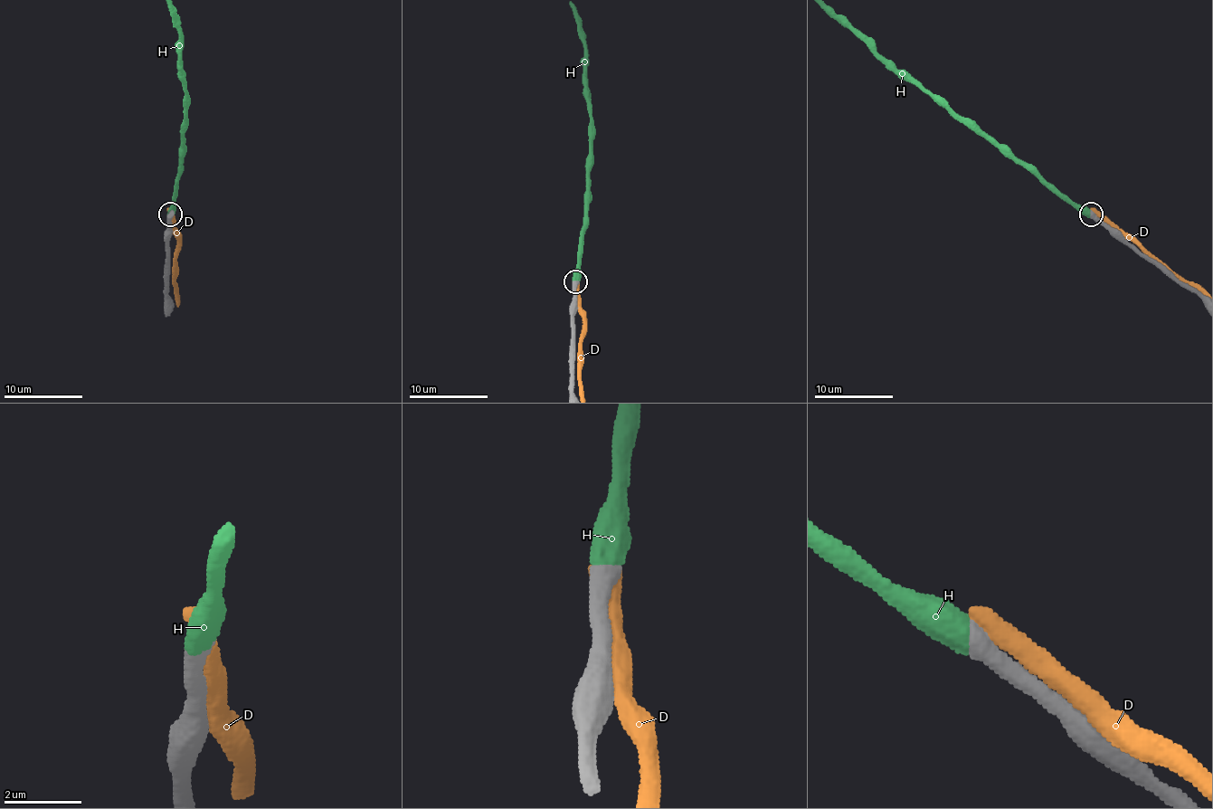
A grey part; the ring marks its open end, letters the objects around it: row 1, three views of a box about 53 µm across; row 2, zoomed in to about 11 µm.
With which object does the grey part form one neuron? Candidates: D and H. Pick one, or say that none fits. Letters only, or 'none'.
H

